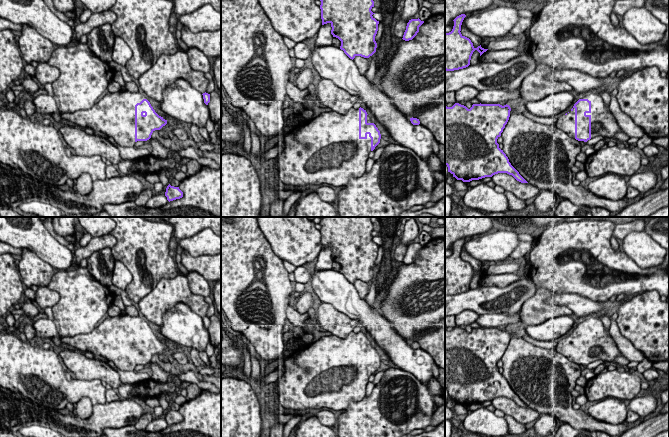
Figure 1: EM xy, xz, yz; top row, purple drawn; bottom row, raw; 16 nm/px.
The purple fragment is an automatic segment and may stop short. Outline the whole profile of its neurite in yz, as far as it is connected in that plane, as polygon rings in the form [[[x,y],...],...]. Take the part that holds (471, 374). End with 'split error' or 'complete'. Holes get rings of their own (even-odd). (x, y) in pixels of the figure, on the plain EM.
[[[459,327],[452,331],[445,331],[445,389],[453,401],[463,406],[479,404],[485,401],[492,401],[498,397],[512,399],[521,407],[528,407],[519,396],[511,389],[506,378],[499,372],[497,363],[501,360],[505,349],[510,341],[511,332],[509,329],[500,328],[473,328],[470,333]]] | complete

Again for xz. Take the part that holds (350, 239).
[[[323,217],[320,220],[322,249],[330,247],[333,261],[341,265],[340,273],[350,282],[356,280],[369,282],[376,276],[375,260],[378,255],[377,245],[371,235],[374,225],[371,217]]] | complete

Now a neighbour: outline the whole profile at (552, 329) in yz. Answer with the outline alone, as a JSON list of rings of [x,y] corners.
[[[559,316],[551,318],[544,323],[532,326],[523,326],[523,333],[539,341],[550,341],[565,335],[574,325],[571,316]]]

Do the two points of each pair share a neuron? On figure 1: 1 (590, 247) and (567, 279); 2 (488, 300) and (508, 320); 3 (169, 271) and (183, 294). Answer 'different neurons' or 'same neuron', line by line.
1: same neuron
2: different neurons
3: different neurons

